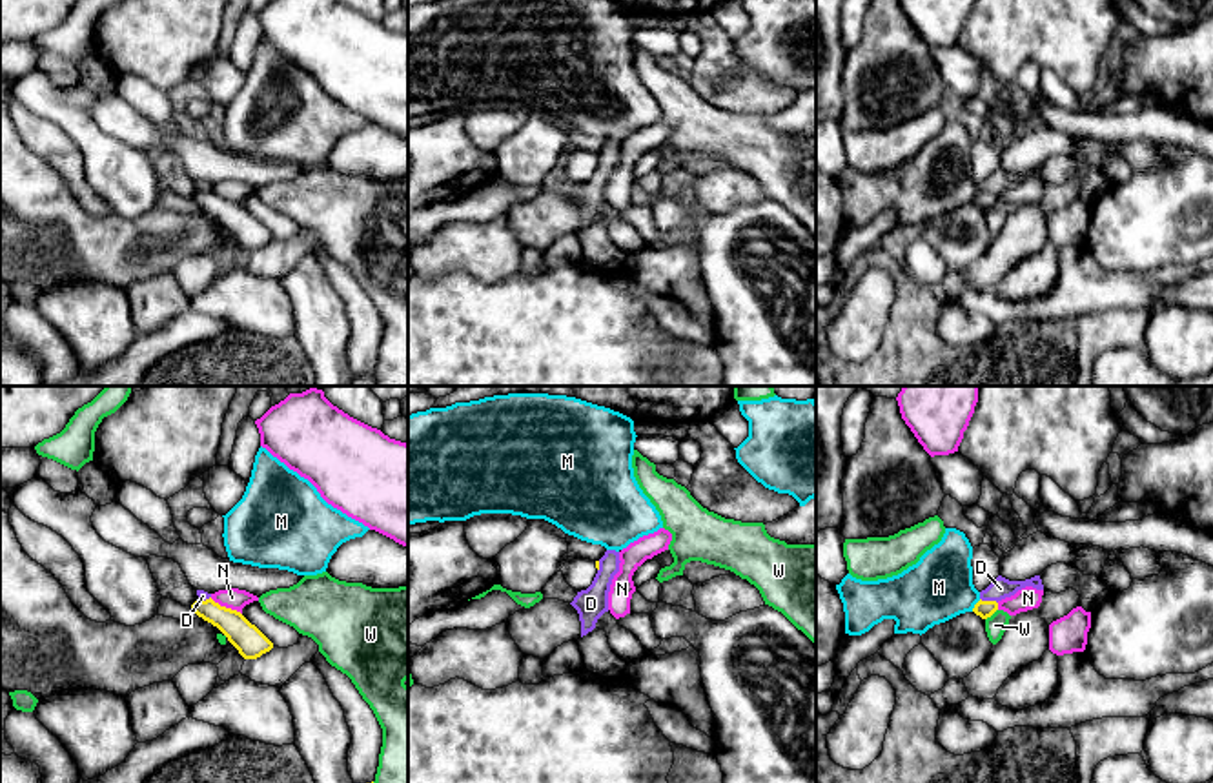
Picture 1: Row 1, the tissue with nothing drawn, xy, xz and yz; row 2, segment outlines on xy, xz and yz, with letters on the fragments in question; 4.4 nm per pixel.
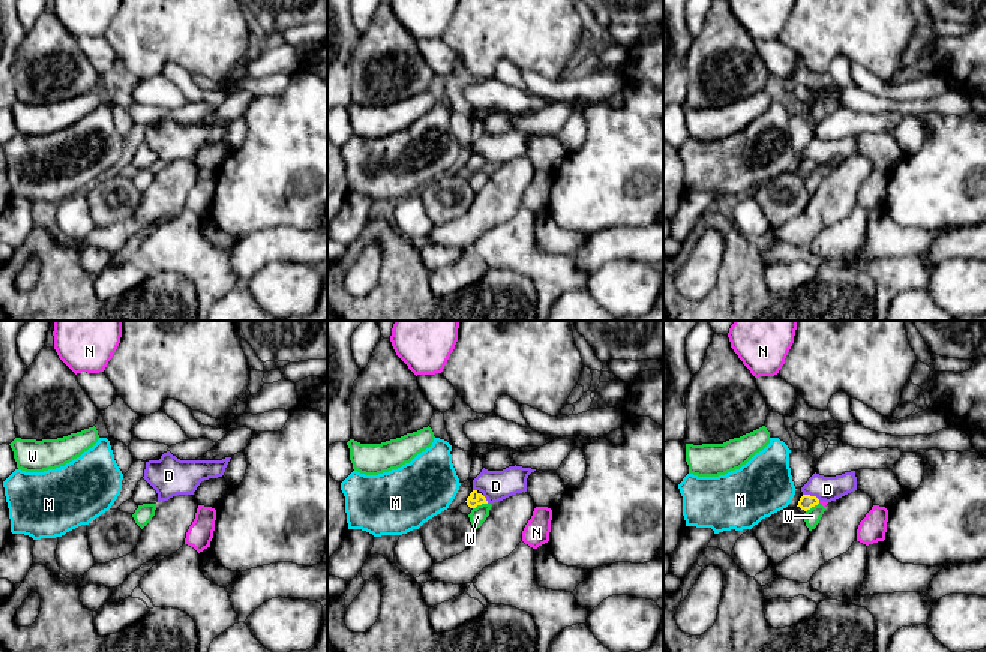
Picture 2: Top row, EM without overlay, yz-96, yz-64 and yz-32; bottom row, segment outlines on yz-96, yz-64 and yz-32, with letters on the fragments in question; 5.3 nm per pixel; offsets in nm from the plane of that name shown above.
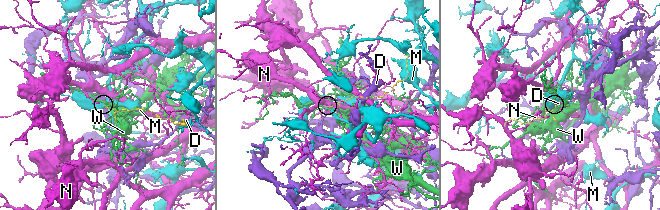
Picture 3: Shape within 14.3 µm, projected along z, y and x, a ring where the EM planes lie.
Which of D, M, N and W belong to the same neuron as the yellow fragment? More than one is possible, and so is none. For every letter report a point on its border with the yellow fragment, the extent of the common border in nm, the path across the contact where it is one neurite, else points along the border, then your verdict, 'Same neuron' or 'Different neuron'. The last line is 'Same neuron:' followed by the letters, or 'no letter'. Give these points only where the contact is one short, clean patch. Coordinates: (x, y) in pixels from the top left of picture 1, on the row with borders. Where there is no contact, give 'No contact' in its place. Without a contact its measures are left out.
D: Touches yellow at yz (989, 601). Shared border 80 nm. Boundary: yz (980, 598), (997, 603). Different neuron
M: Touches yellow at yz (975, 605). Shared border 70 nm. Different neuron
N: Touches yellow at xy (224, 607). Shared border 160 nm. Boundary: xy (210, 598), (241, 614). Different neuron
W: Touches yellow at yz (991, 614). Shared border 80 nm. Different neuron
Same neuron: no letter

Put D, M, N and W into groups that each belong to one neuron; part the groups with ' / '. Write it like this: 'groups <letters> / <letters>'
groups D / M / N / W

